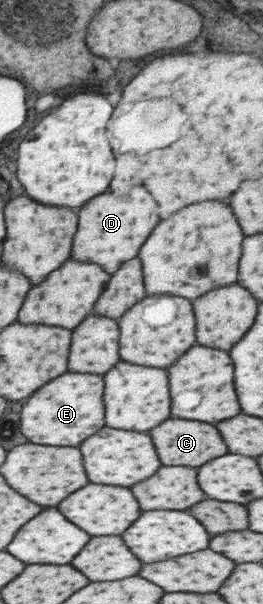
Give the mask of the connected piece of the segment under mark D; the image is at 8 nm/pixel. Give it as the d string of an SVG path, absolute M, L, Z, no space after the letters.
M136 186L126 200L118 200L114 194L106 192L106 196L98 196L98 200L90 204L90 208L82 208L78 216L80 222L73 240L72 258L98 266L102 264L102 268L110 275L120 269L122 262L138 256L140 246L160 222L158 206L144 186Z

